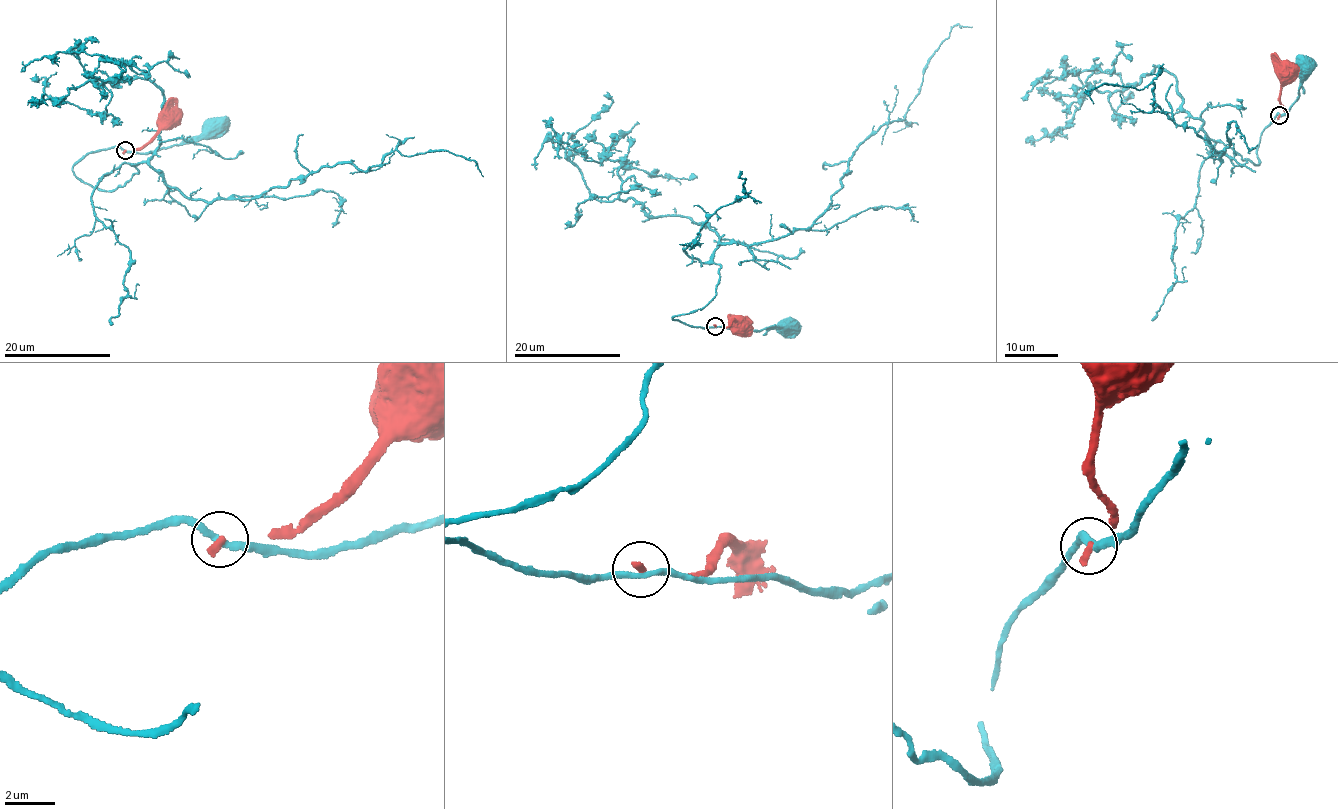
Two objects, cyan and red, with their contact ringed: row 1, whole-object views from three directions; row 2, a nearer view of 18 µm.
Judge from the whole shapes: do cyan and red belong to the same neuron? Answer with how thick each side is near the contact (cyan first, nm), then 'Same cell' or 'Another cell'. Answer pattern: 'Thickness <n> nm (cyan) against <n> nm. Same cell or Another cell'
Thickness 220 nm (cyan) against 240 nm. Another cell

